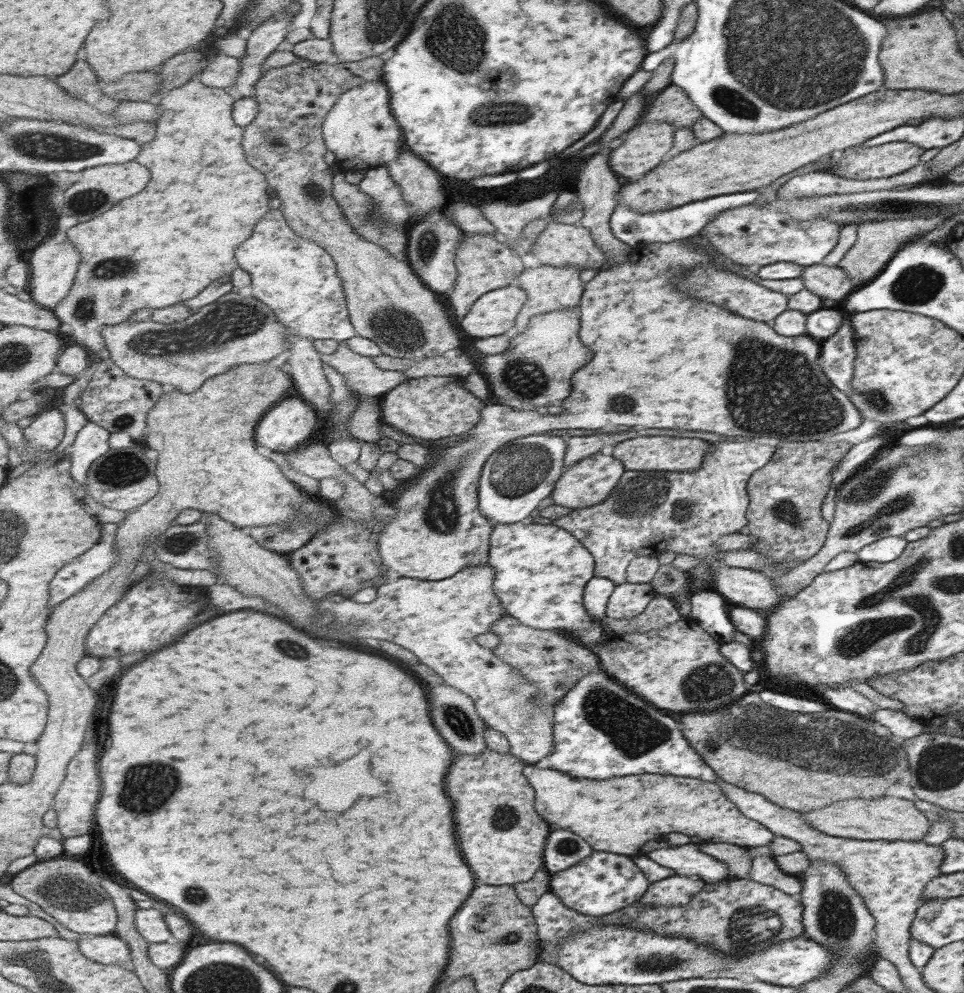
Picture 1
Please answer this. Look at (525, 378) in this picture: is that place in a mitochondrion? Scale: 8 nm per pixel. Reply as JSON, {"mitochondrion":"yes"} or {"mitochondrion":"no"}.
{"mitochondrion":"yes"}

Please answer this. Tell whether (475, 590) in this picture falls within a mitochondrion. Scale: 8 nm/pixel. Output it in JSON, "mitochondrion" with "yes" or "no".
{"mitochondrion":"no"}

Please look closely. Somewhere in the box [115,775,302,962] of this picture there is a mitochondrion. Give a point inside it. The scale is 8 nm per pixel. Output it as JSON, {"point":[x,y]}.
{"point":[208,898]}

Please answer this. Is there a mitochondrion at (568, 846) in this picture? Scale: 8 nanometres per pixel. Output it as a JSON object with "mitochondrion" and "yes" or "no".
{"mitochondrion":"yes"}

